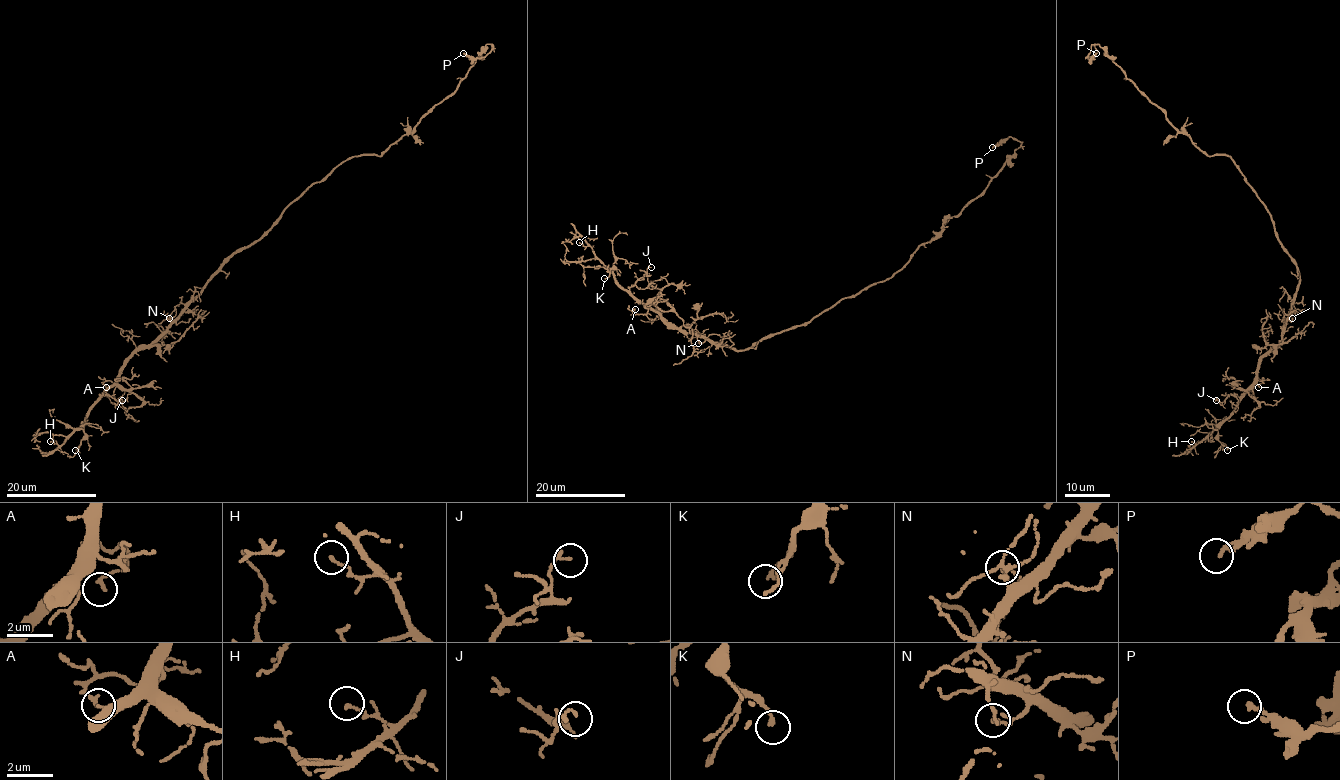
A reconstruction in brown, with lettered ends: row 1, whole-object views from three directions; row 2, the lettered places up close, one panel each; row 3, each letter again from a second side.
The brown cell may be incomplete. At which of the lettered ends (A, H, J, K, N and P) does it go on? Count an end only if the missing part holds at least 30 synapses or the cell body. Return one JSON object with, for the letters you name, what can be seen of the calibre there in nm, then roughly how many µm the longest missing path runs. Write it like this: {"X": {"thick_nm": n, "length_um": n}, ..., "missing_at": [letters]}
{"missing_at": []}

